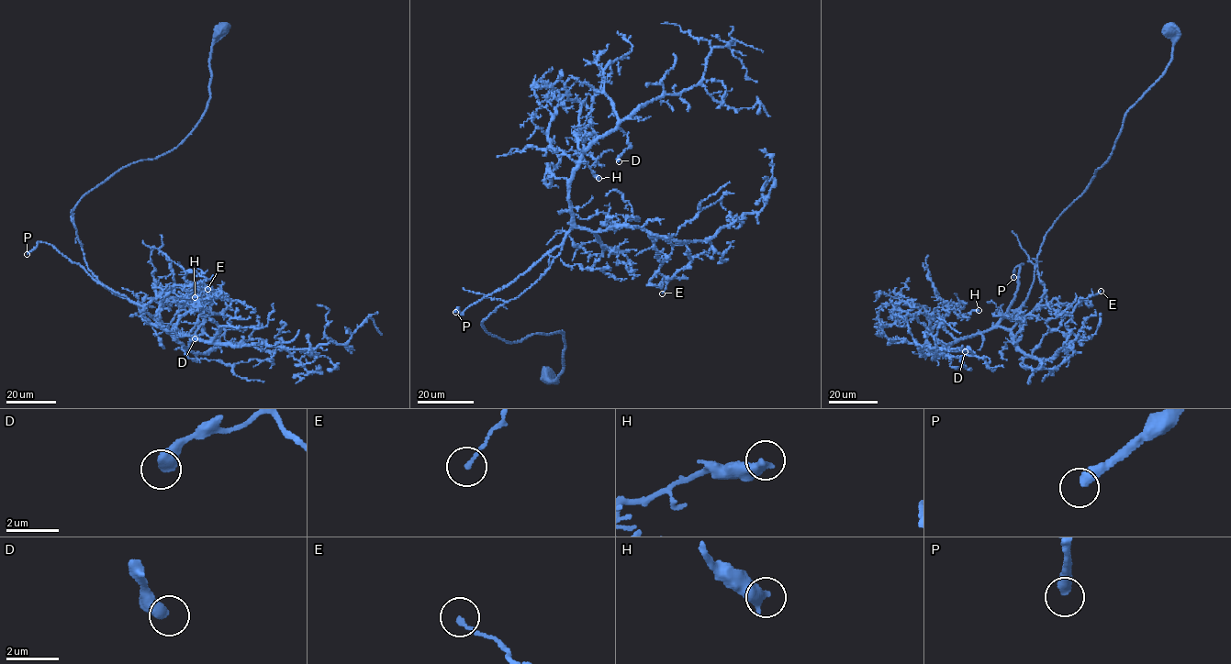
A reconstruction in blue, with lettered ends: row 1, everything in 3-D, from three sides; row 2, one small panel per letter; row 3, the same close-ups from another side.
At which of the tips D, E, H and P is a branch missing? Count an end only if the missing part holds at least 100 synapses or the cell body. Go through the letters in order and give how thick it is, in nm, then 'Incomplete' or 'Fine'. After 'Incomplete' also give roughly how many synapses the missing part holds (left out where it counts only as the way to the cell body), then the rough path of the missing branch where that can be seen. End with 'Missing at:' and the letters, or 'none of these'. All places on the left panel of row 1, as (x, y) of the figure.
D: Thickness 460 nm. Fine
E: Thickness 160 nm. Fine
H: Thickness 460 nm. Fine
P: Thickness 420 nm. Incomplete. Roughly 110 synapses
Missing at: P

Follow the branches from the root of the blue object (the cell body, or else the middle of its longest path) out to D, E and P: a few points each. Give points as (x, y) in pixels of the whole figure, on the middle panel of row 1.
D: (547, 377), (564, 369), (564, 332), (510, 342), (482, 321), (560, 253), (581, 154), (621, 128), (619, 161)
E: (547, 377), (564, 369), (564, 332), (510, 342), (482, 323), (545, 272), (572, 227), (649, 231), (662, 293)
P: (547, 377), (557, 380), (564, 369), (564, 332), (510, 342), (482, 323), (553, 258), (548, 253), (455, 312)

